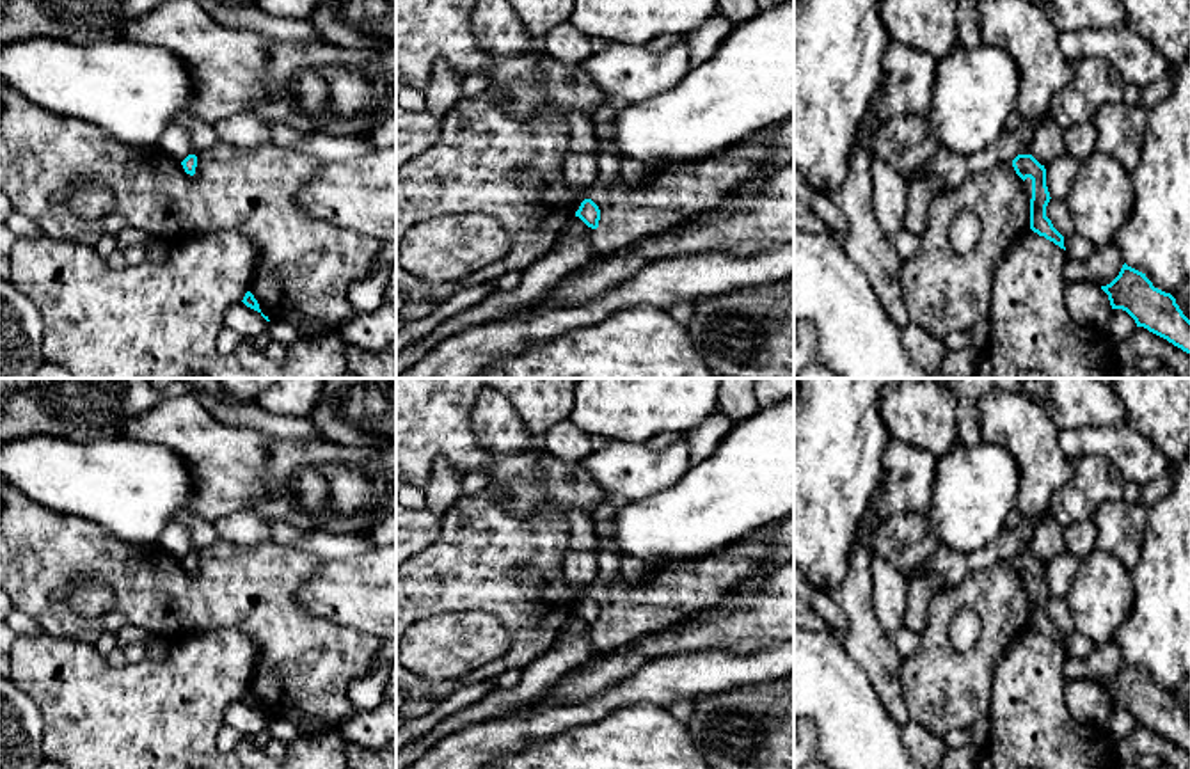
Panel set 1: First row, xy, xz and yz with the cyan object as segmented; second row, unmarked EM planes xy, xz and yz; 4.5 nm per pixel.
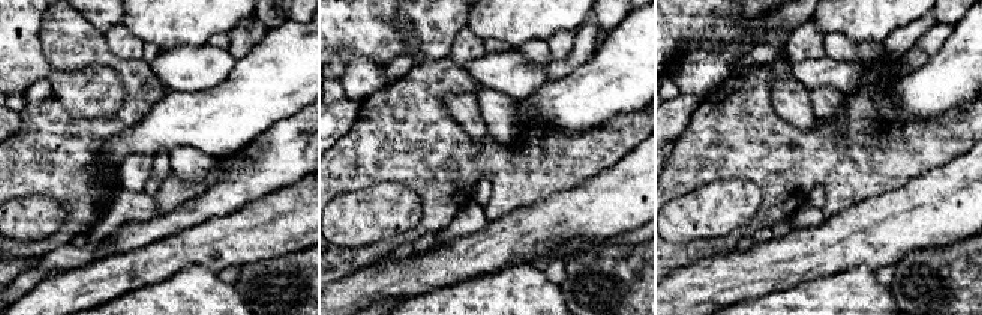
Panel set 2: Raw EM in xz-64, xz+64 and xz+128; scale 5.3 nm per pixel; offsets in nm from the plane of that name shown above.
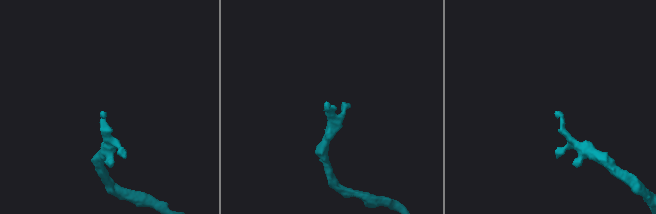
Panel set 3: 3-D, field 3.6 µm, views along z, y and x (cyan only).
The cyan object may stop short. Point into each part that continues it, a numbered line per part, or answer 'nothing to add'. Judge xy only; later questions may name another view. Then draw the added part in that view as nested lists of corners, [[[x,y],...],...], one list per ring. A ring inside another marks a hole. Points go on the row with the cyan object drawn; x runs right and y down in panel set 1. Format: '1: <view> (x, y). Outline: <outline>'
1: xy (203, 135). Outline: [[[188,110],[178,112],[174,123],[185,126],[190,131],[190,147],[192,155],[195,156],[210,149],[218,140],[215,126],[201,121]]]

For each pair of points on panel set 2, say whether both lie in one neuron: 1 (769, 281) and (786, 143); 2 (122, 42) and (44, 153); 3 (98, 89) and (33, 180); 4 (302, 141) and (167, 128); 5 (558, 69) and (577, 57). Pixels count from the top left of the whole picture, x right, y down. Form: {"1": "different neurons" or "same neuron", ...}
{"1": "different neurons", "2": "different neurons", "3": "different neurons", "4": "different neurons", "5": "same neuron"}

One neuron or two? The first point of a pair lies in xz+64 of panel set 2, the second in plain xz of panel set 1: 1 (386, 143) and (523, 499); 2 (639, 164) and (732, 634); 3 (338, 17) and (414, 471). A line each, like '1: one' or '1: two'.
1: two
2: one
3: one

